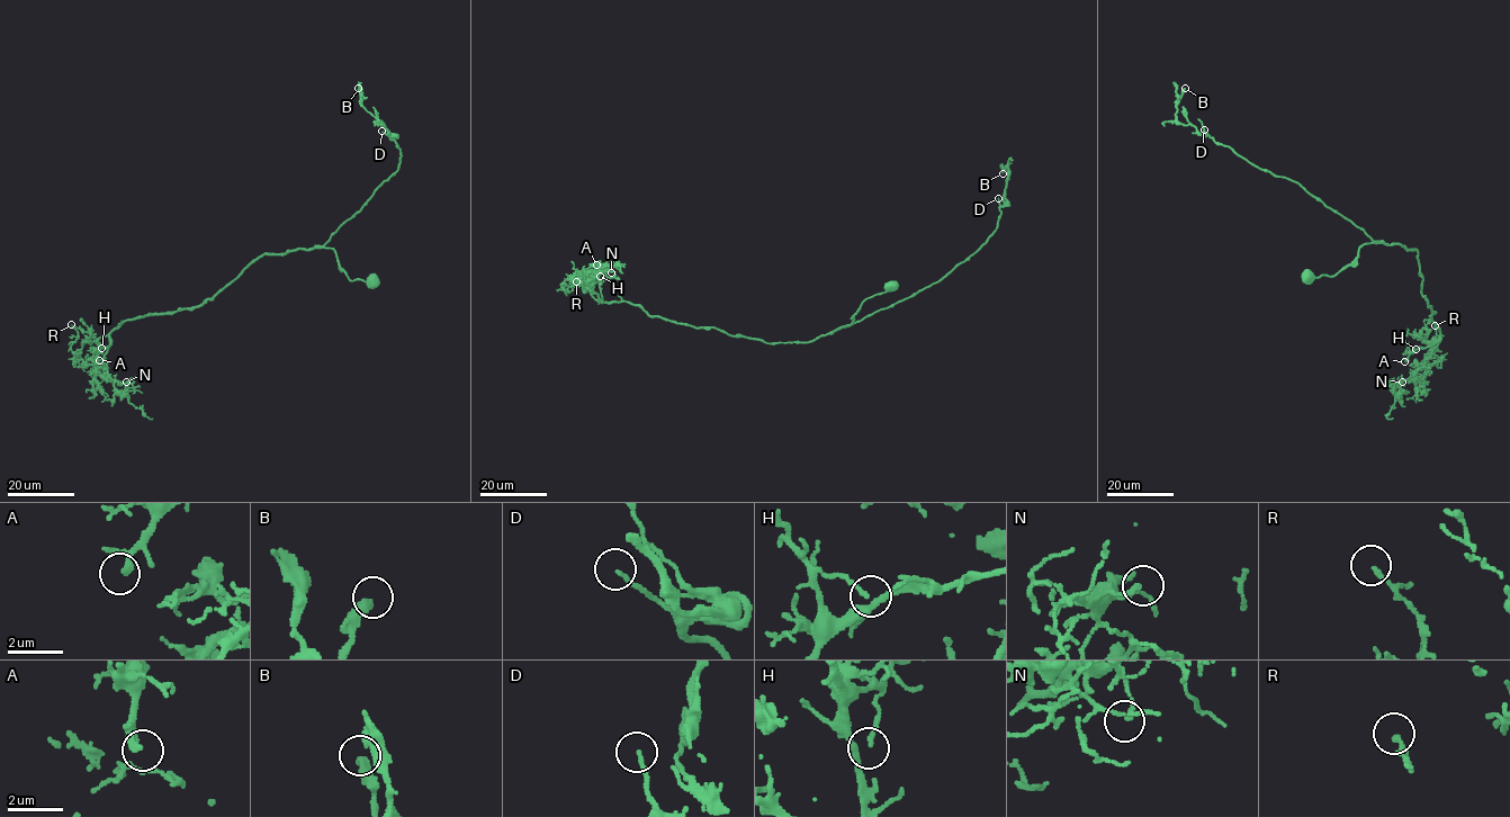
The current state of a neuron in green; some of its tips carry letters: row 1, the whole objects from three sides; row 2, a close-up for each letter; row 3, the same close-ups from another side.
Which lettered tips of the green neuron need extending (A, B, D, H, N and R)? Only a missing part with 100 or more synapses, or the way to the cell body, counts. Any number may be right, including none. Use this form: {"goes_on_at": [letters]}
{"goes_on_at": ["A"]}

